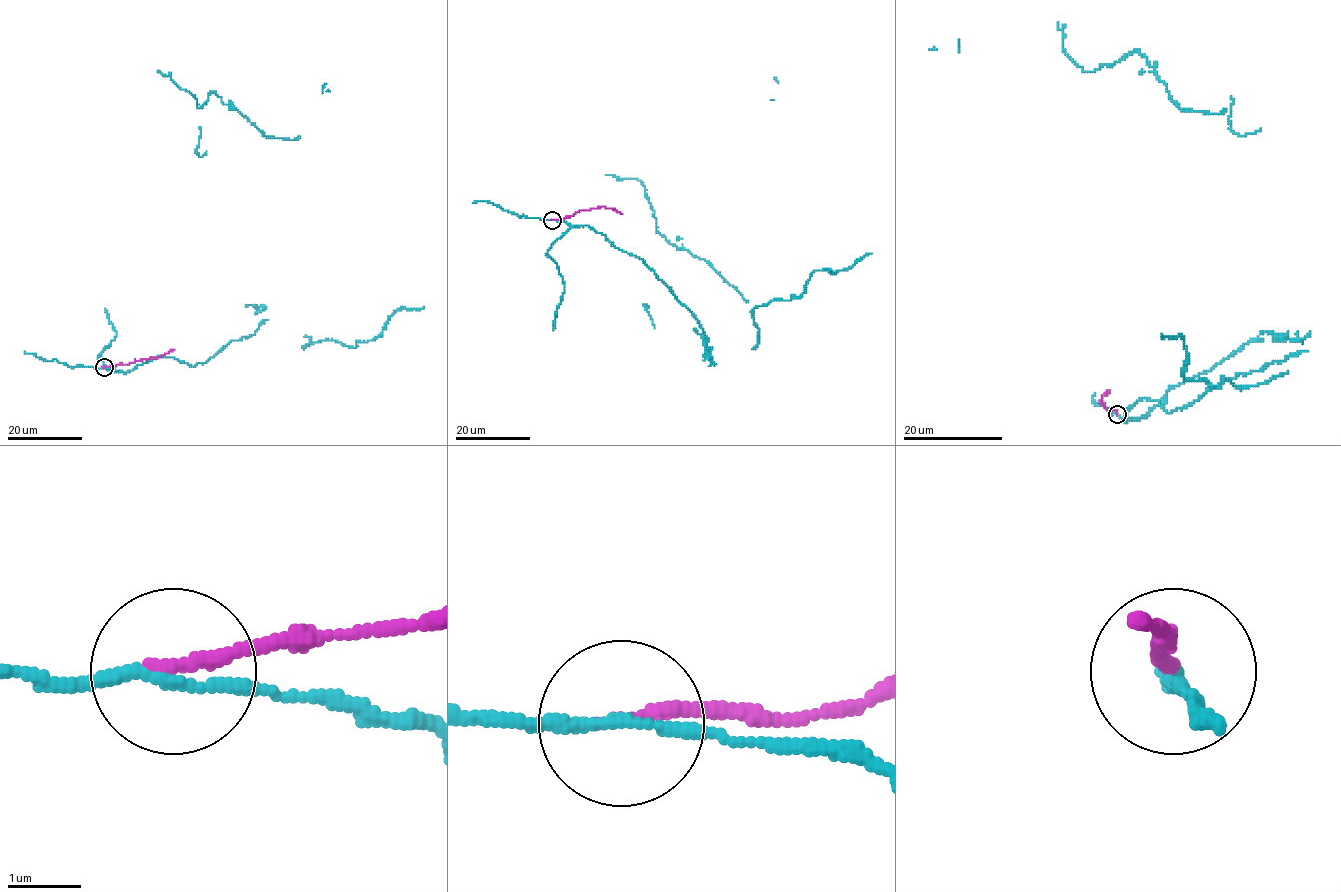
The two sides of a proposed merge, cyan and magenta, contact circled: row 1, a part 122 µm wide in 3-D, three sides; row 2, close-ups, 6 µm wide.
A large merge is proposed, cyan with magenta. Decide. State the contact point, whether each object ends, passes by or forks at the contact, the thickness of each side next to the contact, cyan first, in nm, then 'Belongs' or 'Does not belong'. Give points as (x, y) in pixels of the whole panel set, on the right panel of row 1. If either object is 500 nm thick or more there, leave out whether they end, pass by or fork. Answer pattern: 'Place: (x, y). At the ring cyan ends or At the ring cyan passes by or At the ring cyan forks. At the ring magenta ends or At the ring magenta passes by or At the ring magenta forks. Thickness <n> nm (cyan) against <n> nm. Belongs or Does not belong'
Place: (1117, 414). At the ring cyan passes by. At the ring magenta ends. Thickness 150 nm (cyan) against 200 nm. Does not belong

